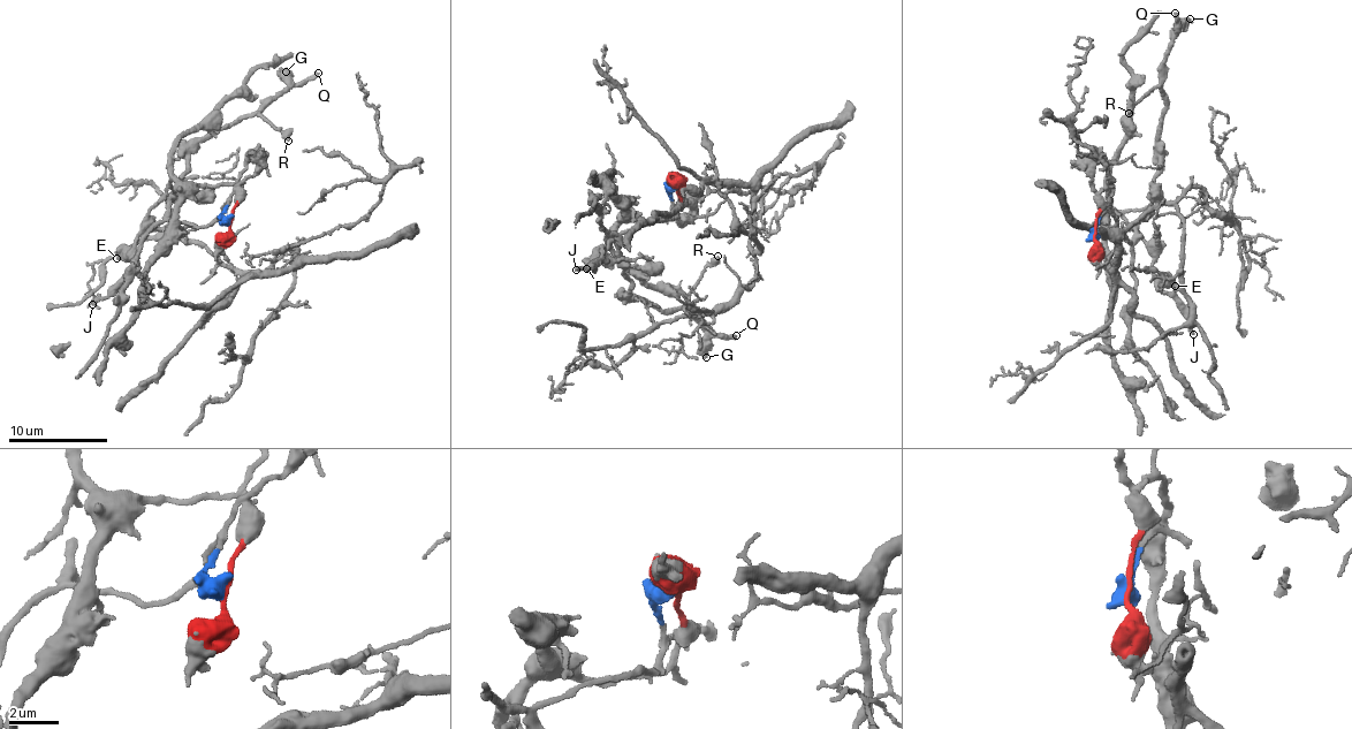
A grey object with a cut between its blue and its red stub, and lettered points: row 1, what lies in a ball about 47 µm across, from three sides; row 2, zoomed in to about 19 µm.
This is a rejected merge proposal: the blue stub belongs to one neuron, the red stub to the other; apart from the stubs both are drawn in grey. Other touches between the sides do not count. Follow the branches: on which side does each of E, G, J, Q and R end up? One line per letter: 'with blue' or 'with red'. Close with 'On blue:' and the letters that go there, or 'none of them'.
E: with red
G: with blue
J: with red
Q: with blue
R: with blue
On blue: G, Q, R

